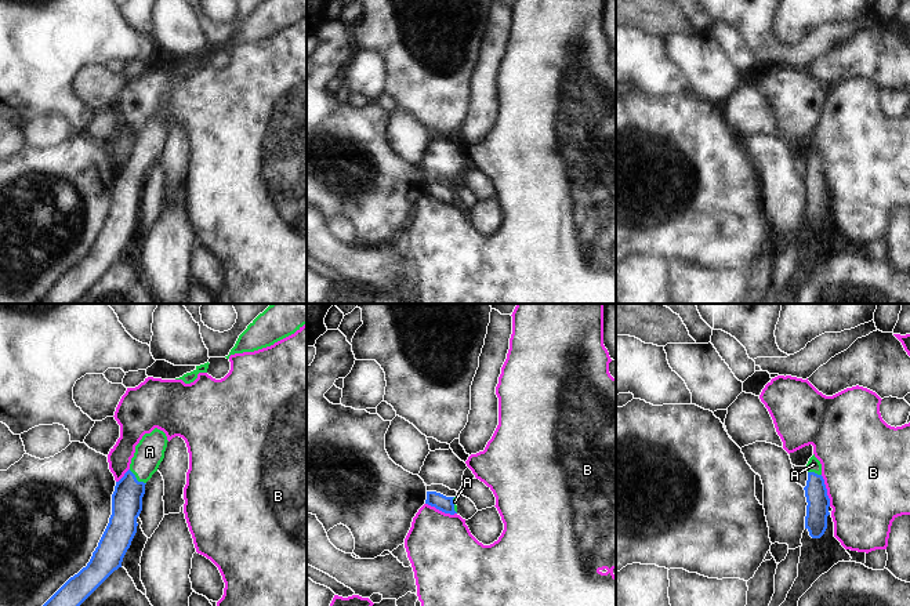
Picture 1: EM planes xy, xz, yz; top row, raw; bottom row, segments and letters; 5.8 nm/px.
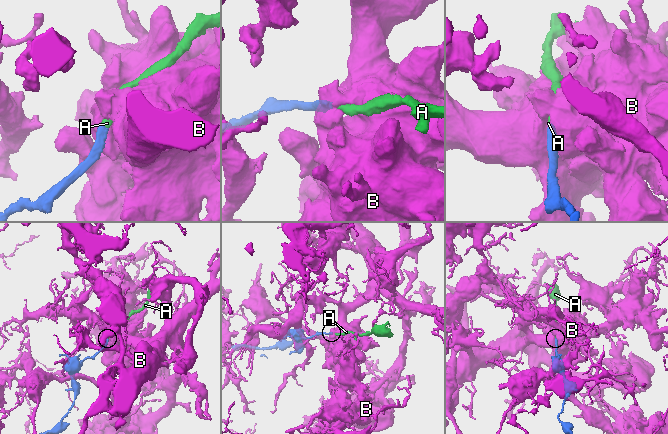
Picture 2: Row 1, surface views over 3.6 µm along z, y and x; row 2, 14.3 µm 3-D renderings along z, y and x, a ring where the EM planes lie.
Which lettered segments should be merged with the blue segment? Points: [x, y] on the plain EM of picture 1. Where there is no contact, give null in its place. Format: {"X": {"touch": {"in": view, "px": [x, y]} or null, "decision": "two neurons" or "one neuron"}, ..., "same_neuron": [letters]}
{"A": {"touch": {"in": "xy", "px": [136, 170]}, "decision": "one neuron"}, "B": {"touch": {"in": "xz", "px": [441, 200]}, "decision": "two neurons"}, "same_neuron": ["A"]}

